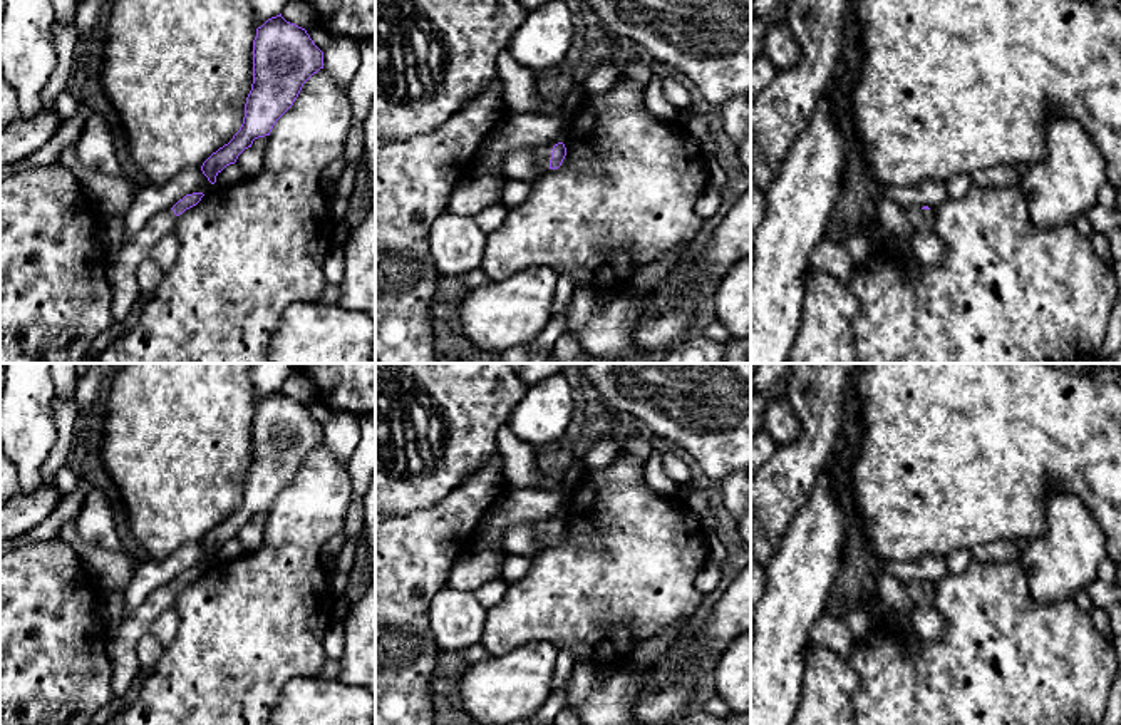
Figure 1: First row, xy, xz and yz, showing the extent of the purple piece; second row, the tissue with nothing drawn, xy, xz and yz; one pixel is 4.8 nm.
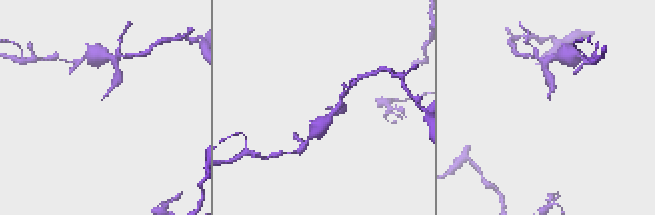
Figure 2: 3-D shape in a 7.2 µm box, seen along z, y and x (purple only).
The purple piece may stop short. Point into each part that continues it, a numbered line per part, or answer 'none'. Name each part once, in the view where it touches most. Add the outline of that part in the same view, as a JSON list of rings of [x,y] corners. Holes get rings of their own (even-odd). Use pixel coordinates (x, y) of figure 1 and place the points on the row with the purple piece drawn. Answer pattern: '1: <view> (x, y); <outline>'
1: xz (543, 154); [[[533,146],[533,151],[536,154],[536,166],[543,172],[550,171],[550,159],[551,159],[551,147],[546,146]]]

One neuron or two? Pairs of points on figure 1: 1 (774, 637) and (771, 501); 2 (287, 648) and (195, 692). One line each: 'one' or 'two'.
1: two
2: one

